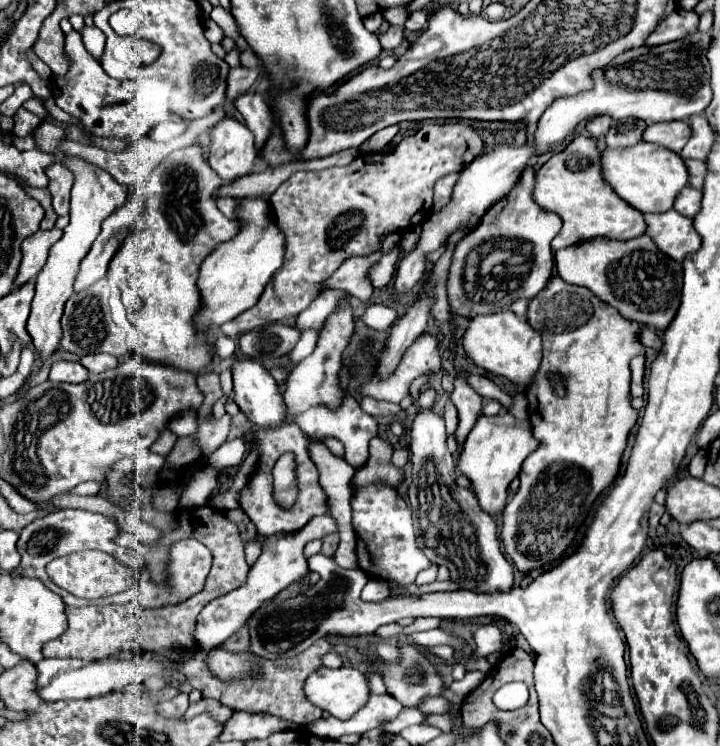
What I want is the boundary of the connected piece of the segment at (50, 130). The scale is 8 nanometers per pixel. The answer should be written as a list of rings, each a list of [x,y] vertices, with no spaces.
[[[42,121],[42,123],[32,131],[32,135],[34,135],[34,139],[36,139],[38,149],[42,149],[42,151],[46,151],[46,153],[54,153],[58,141],[64,137],[64,131],[62,131],[58,125],[50,123],[50,121]]]

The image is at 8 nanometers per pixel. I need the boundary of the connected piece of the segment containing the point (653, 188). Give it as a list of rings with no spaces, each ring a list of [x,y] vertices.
[[[636,143],[626,149],[604,149],[600,153],[604,181],[628,205],[642,213],[662,213],[672,209],[672,203],[682,187],[688,185],[686,165],[680,155],[652,143]]]

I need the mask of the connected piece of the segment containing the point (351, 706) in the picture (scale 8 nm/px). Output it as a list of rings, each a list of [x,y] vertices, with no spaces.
[[[318,667],[304,681],[304,695],[332,717],[350,719],[364,705],[370,689],[358,669]]]

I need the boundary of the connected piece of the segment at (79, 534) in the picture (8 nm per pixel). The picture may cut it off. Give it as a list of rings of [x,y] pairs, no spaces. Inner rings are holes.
[[[60,509],[60,511],[48,513],[46,517],[38,517],[20,531],[20,539],[16,543],[18,553],[22,557],[20,575],[30,577],[30,579],[40,579],[50,591],[60,595],[66,605],[74,605],[74,603],[86,605],[88,601],[72,597],[70,593],[64,593],[60,587],[52,585],[52,581],[48,581],[48,577],[44,573],[44,567],[48,561],[68,555],[68,553],[74,553],[74,551],[80,551],[80,549],[96,549],[96,551],[106,551],[112,555],[112,549],[114,549],[112,539],[116,537],[116,533],[118,533],[118,527],[112,521],[108,521],[104,515],[90,513],[84,509]]]

